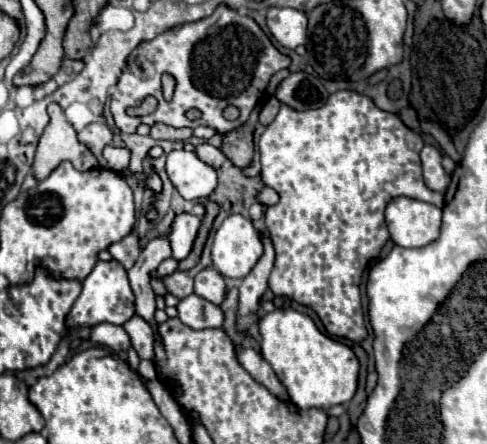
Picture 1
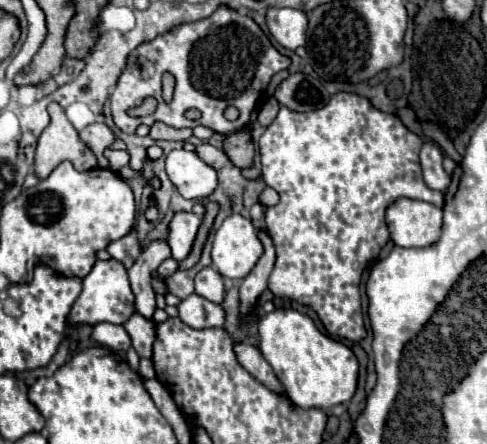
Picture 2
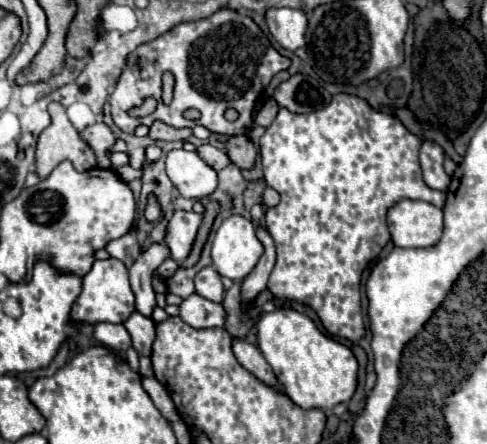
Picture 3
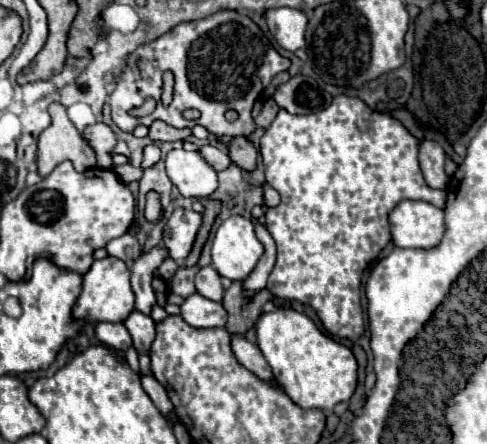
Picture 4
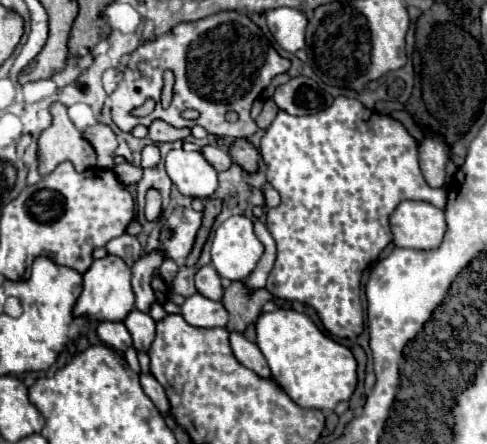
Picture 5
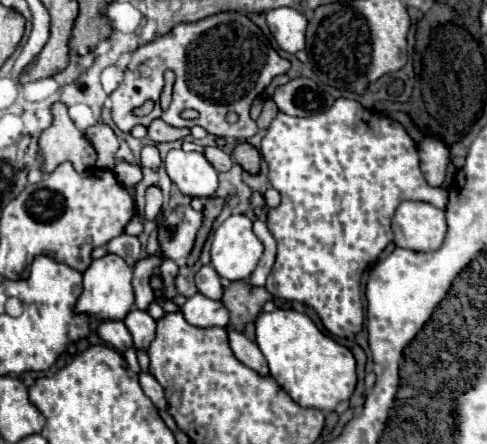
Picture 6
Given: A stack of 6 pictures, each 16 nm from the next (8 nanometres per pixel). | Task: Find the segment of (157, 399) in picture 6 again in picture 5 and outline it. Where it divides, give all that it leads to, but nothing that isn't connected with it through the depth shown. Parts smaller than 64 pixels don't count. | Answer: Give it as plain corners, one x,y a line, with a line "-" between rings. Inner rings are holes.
140,374
140,382
142,382
142,388
144,388
144,392
150,396
150,400
154,402
154,406
160,410
160,412
164,412
164,414
170,414
170,402
168,402
168,398
166,398
166,392
164,392
164,388
158,384
158,380
154,378
154,376
150,376
150,374

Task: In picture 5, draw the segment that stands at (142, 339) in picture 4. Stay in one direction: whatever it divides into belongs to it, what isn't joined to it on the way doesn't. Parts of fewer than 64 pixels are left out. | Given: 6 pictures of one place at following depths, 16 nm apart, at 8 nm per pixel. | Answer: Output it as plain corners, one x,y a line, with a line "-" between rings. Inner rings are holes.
132,310
128,314
128,318
124,320
124,326
132,334
134,348
138,352
148,352
148,348
154,340
154,334
156,334
156,322
148,314
144,314
140,310

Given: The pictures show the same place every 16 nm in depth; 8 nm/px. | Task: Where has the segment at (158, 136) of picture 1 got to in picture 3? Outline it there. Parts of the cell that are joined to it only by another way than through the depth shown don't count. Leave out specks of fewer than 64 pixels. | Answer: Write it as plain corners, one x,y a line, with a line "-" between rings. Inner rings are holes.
154,122
150,126
150,134
148,134
152,140
188,140
192,136
192,130
190,128
172,128
164,122

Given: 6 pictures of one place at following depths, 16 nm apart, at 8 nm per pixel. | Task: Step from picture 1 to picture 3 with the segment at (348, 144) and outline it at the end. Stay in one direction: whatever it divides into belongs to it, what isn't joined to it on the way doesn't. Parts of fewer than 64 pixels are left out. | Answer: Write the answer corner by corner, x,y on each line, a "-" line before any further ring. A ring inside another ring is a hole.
336,94
330,104
306,114
280,108
276,120
260,138
264,182
280,194
280,204
266,210
266,230
276,244
276,264
268,278
268,290
278,298
298,300
316,310
328,334
358,342
364,330
360,306
360,278
364,268
378,258
390,240
386,212
400,198
426,200
444,206
444,192
430,190
422,178
418,150
422,140
408,132
392,116
374,110
364,98

